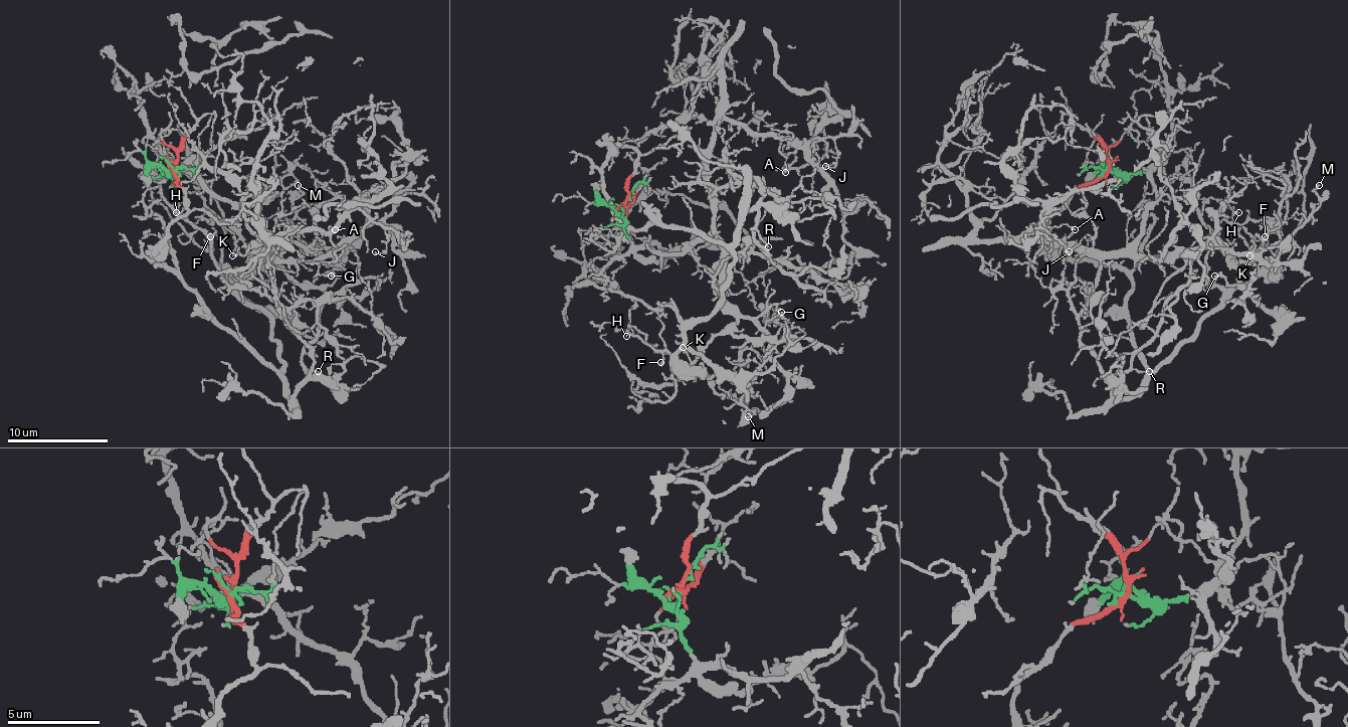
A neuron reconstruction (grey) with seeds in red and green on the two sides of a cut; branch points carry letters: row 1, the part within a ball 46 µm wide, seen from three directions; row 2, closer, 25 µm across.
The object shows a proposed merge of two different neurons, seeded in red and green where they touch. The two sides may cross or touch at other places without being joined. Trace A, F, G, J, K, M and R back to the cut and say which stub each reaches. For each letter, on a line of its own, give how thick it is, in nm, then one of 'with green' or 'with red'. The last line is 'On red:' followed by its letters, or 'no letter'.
A: calibre 130 nm; with green
F: calibre 100 nm; with red
G: calibre 180 nm; with green
J: calibre 100 nm; with green
K: calibre 160 nm; with green
M: calibre 150 nm; with green
R: calibre 110 nm; with red
On red: F, R

